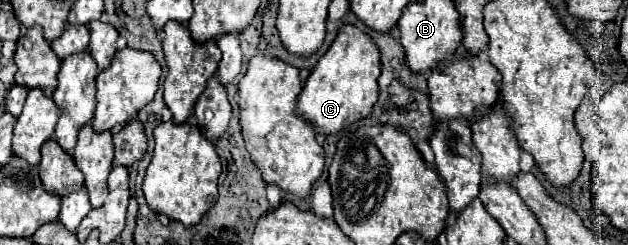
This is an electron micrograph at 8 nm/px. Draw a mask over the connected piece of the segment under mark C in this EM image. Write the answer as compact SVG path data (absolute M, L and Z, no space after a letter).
M345 23L339 27L333 45L317 61L307 77L297 103L297 115L311 121L319 133L337 133L345 125L371 113L379 99L377 79L381 75L381 53L377 43L361 29Z

